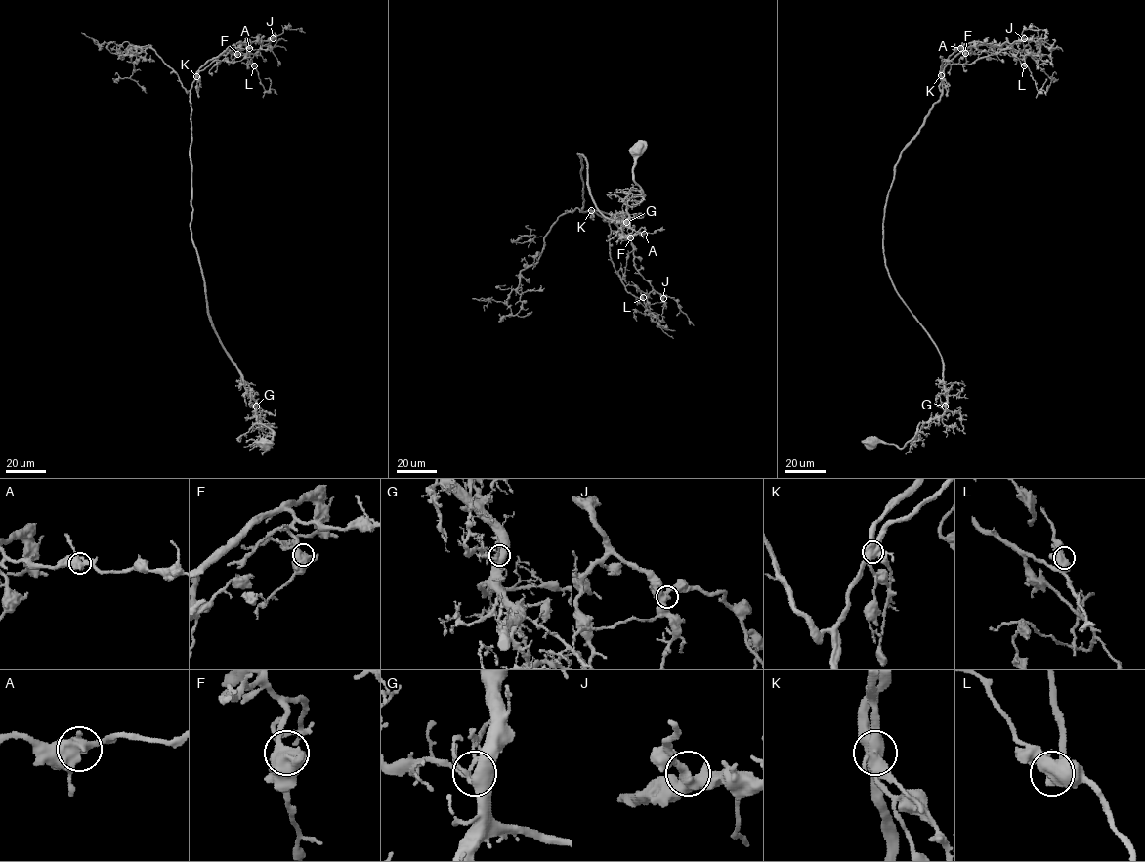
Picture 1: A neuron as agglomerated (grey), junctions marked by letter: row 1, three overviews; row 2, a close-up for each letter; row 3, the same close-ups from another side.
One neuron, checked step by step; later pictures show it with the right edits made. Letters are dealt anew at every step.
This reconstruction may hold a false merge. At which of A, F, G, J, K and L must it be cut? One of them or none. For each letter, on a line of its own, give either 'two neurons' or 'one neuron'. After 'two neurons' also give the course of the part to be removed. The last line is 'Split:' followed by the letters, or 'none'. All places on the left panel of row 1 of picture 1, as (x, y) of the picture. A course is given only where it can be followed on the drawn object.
A: one neuron
F: one neuron
G: one neuron
J: one neuron
K: two neurons; foreign part runs (196, 76), (229, 49), (259, 55), (268, 39), (273, 47), (286, 50)
L: one neuron
Split: K

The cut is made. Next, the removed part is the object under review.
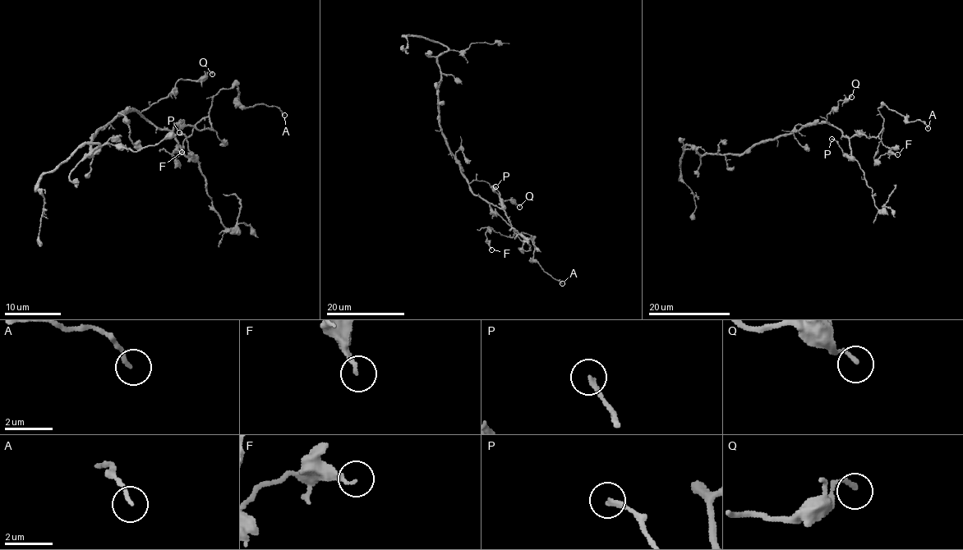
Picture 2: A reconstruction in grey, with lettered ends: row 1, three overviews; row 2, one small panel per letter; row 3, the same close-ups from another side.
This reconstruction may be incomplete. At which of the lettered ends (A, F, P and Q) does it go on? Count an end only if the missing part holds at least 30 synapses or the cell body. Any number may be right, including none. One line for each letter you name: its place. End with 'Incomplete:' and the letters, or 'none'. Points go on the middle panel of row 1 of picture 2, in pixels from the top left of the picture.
Incomplete: none

